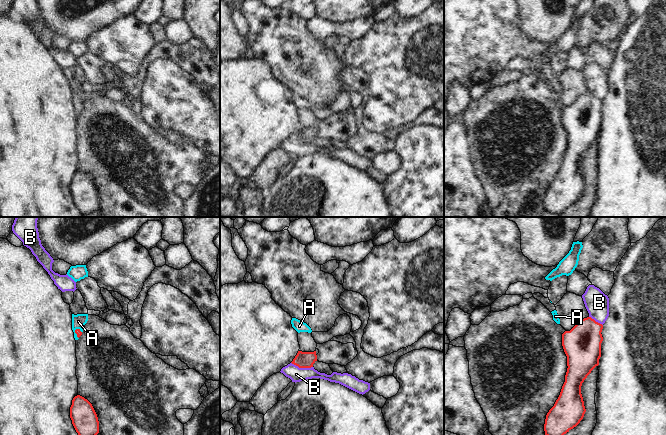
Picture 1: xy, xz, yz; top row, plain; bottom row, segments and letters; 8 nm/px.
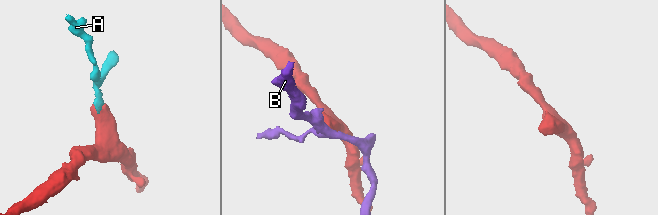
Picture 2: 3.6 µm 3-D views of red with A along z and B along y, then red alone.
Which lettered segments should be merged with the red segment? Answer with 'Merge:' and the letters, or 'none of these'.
Merge: A

